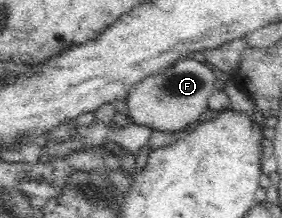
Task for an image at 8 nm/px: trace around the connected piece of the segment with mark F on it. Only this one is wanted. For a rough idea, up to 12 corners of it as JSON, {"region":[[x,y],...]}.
{"region":[[177,60],[126,95],[129,121],[177,133],[208,109],[213,67]]}

